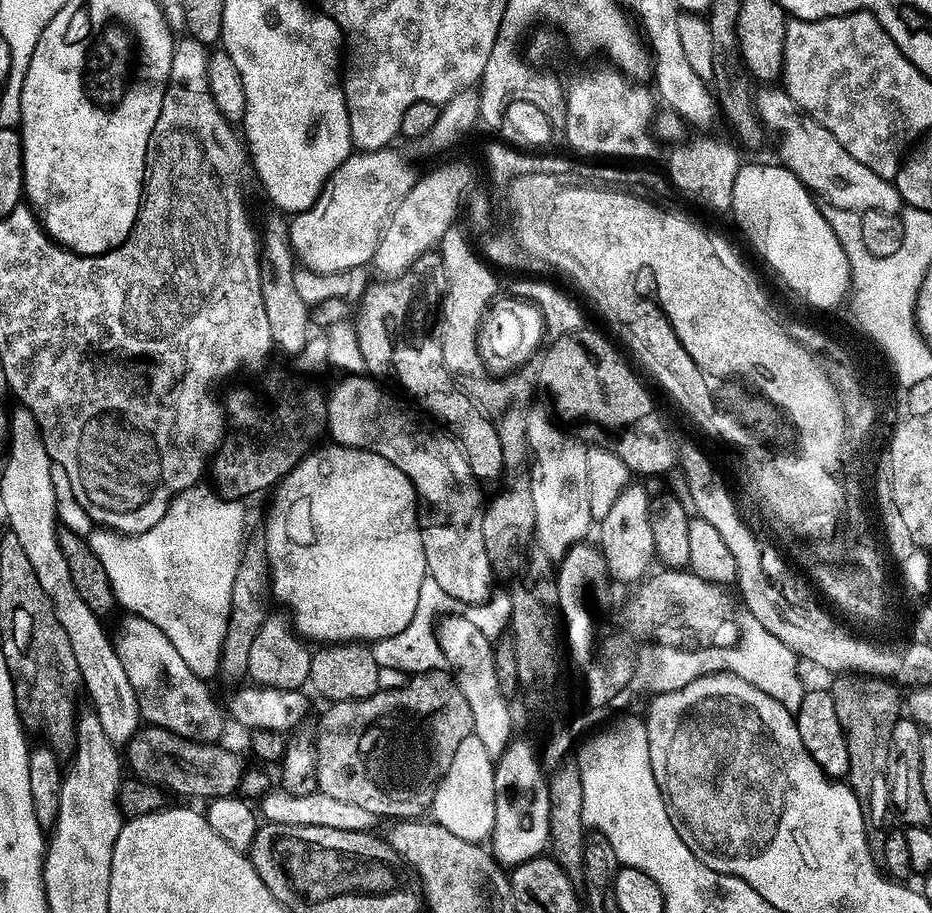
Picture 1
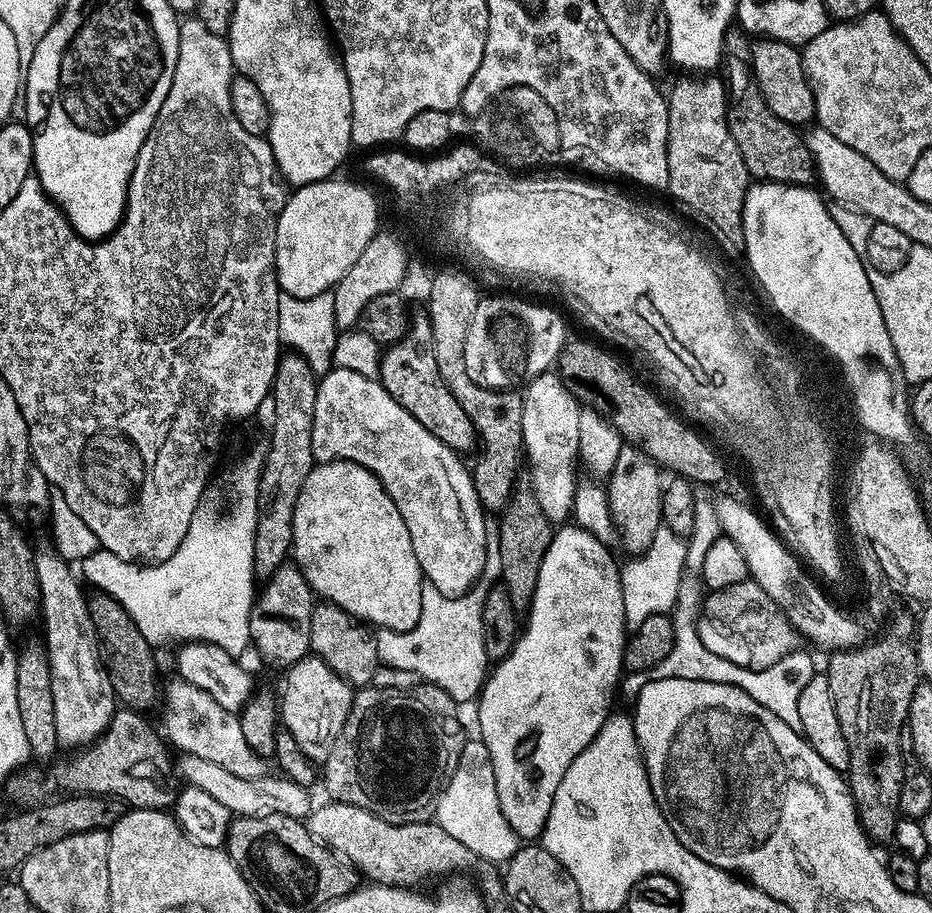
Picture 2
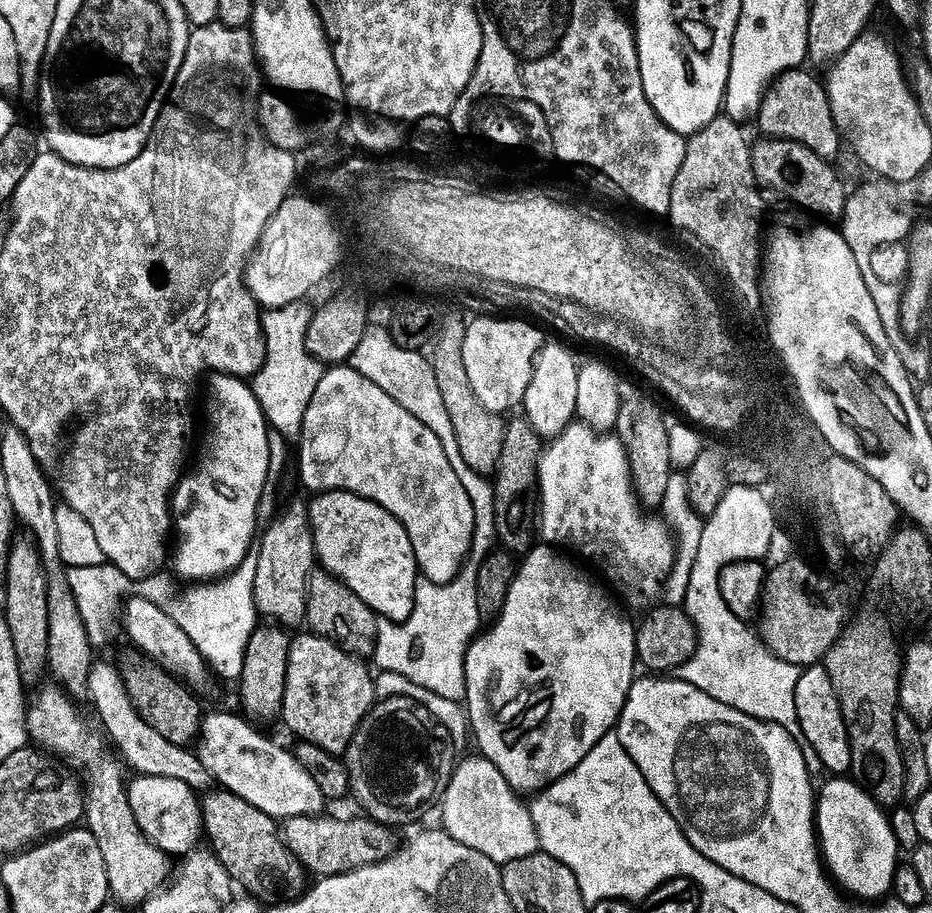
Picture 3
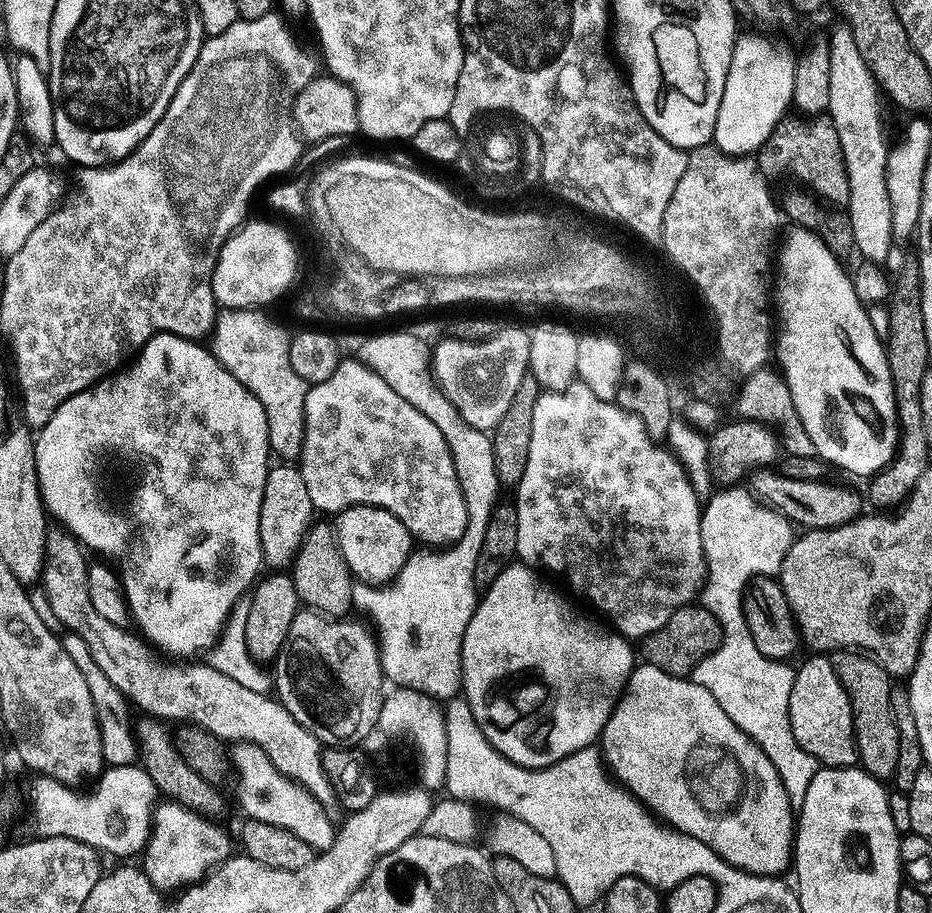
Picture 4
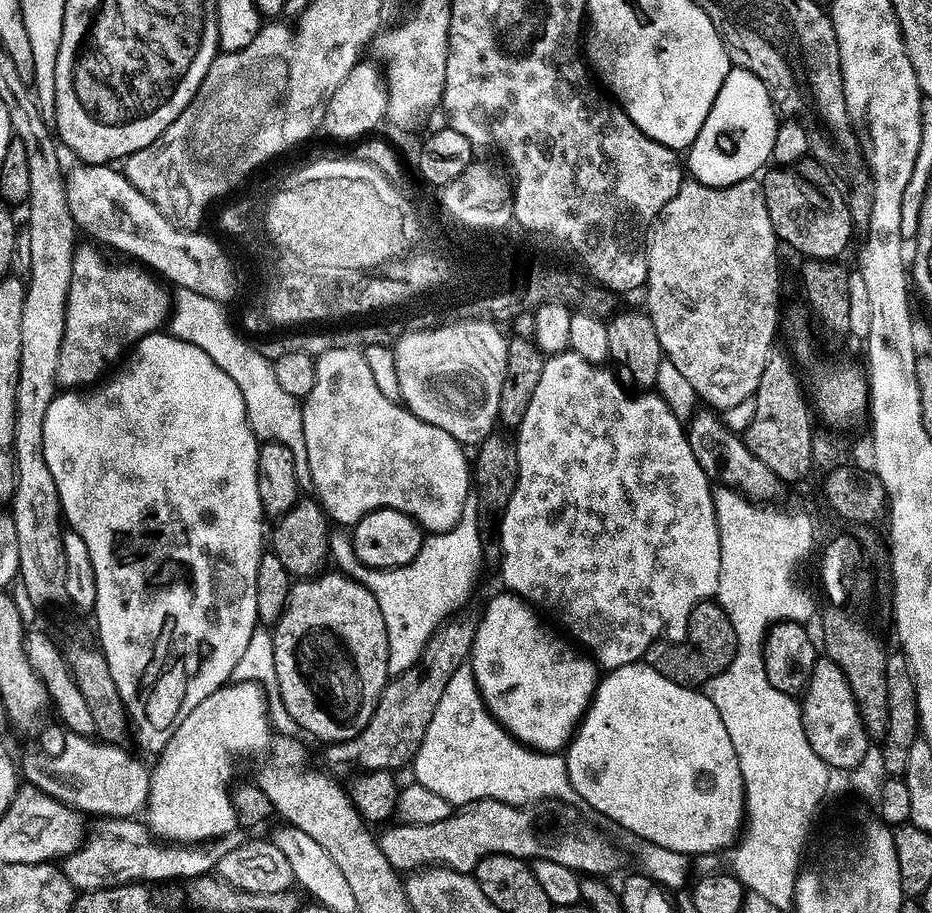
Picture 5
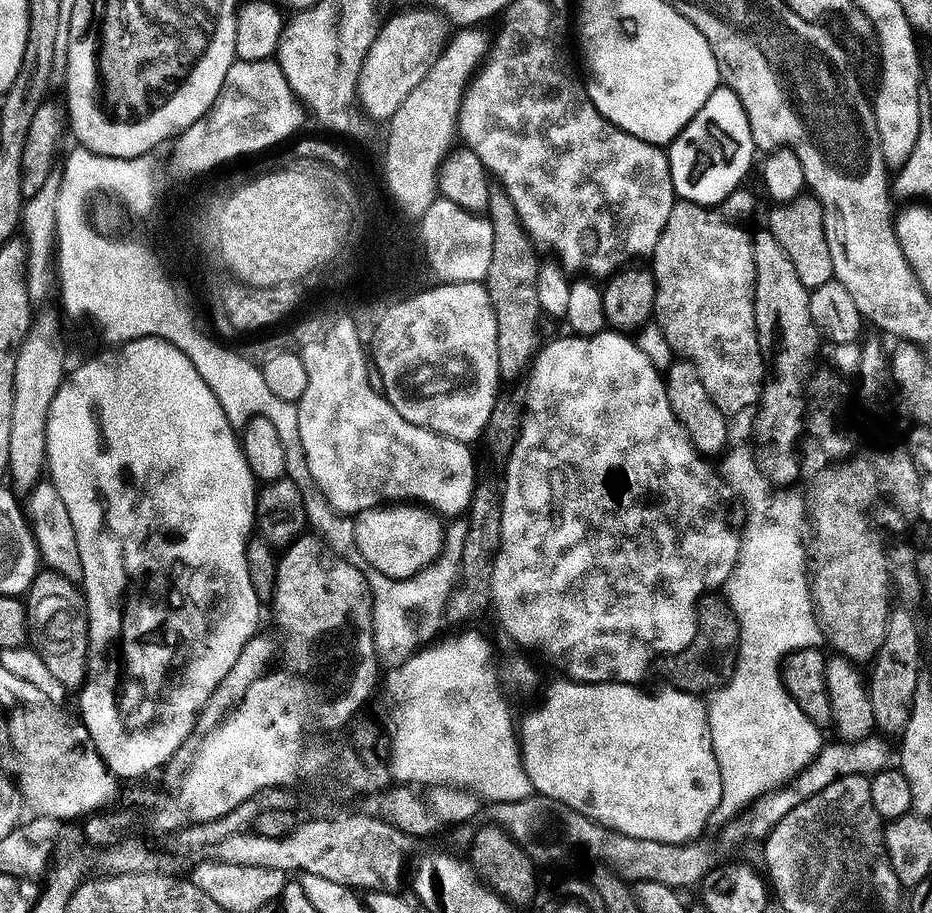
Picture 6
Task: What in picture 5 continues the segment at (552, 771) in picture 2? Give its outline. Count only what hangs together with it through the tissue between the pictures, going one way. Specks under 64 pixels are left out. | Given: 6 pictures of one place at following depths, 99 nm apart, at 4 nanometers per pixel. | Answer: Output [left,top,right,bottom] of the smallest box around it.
[470,594,598,754]

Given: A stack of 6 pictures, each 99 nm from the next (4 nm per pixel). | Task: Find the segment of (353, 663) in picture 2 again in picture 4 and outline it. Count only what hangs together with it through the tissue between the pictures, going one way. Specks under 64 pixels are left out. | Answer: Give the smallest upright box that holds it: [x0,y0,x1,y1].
[290,523,354,618]

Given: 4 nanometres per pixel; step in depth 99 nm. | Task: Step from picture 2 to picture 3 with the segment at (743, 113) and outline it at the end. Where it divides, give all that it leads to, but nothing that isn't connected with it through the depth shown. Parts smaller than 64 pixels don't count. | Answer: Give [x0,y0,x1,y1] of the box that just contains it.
[752,138,850,222]

